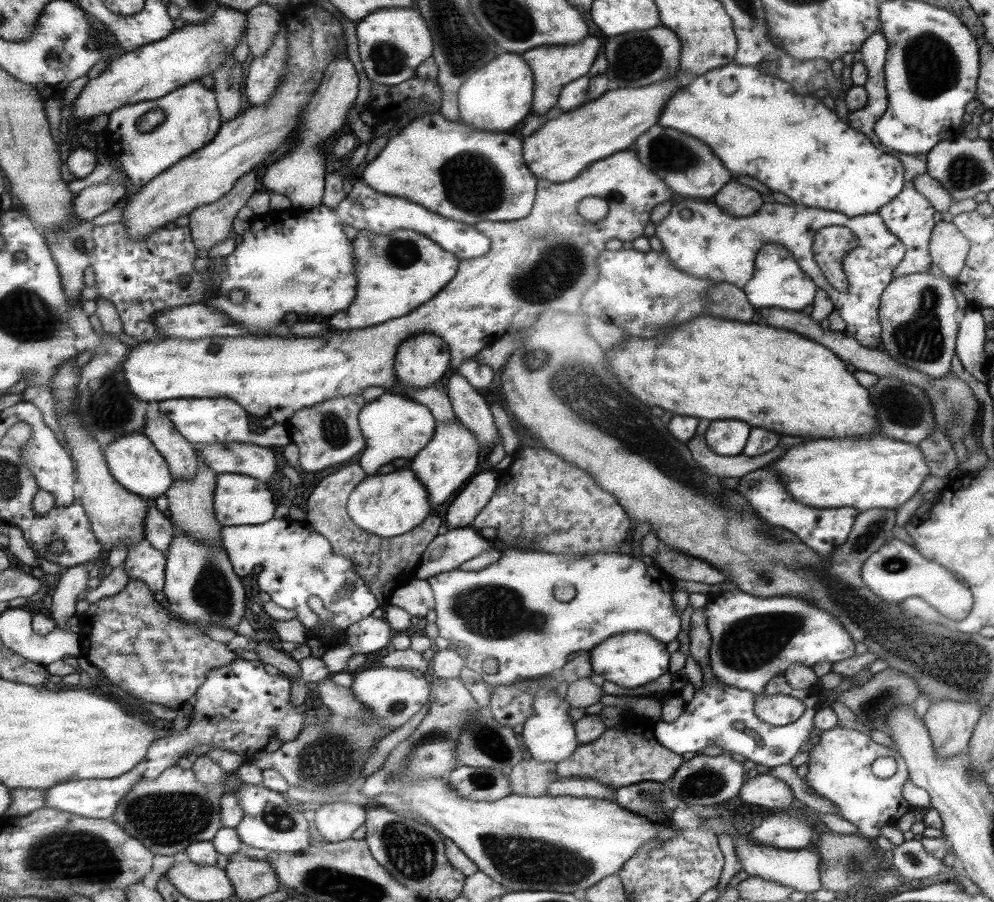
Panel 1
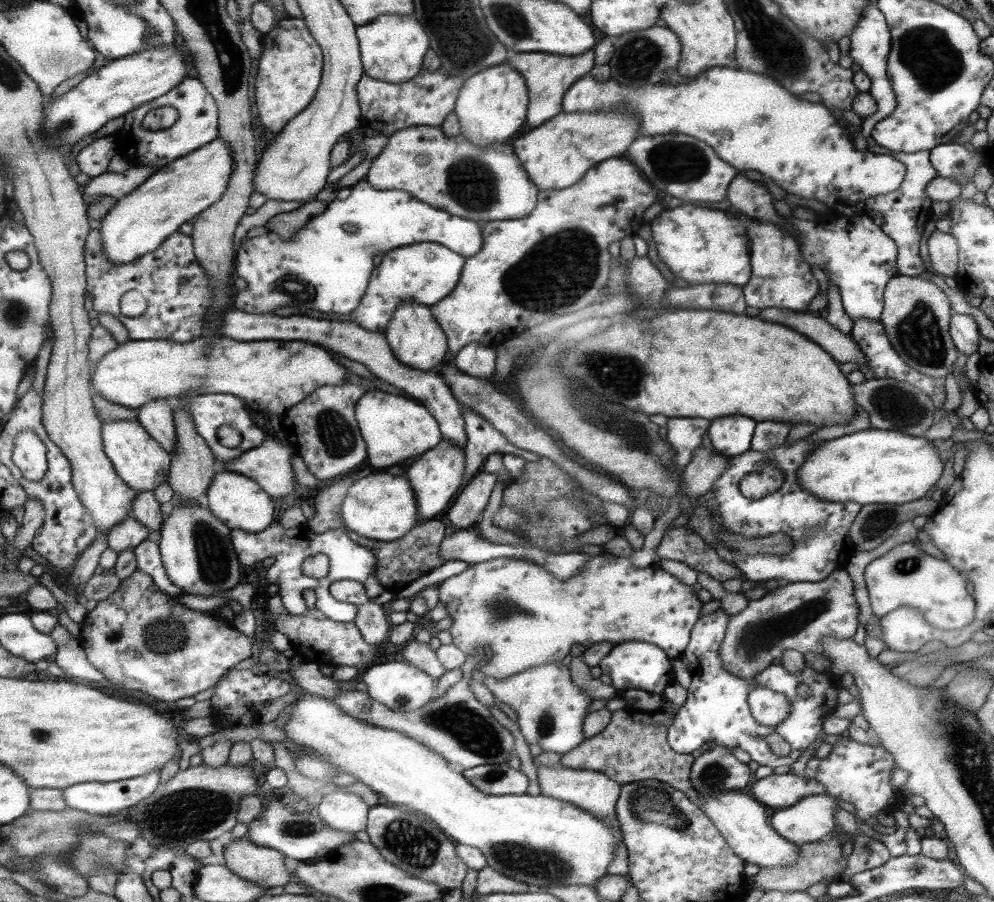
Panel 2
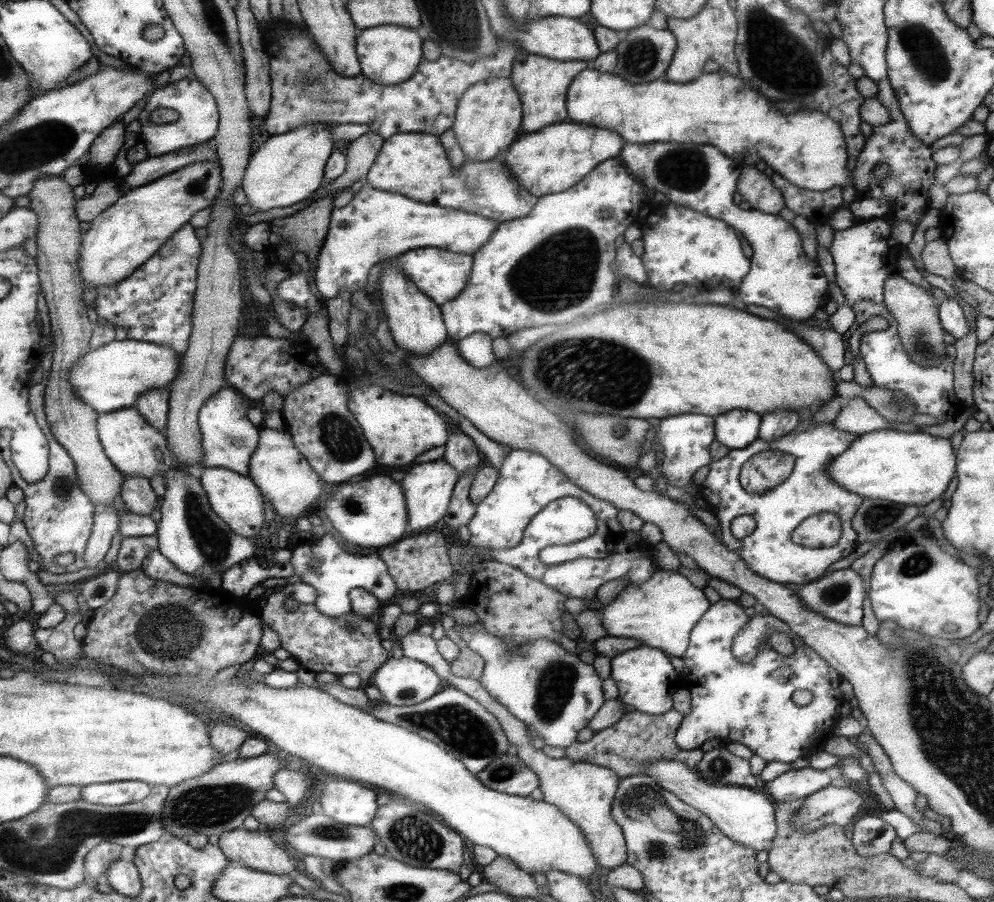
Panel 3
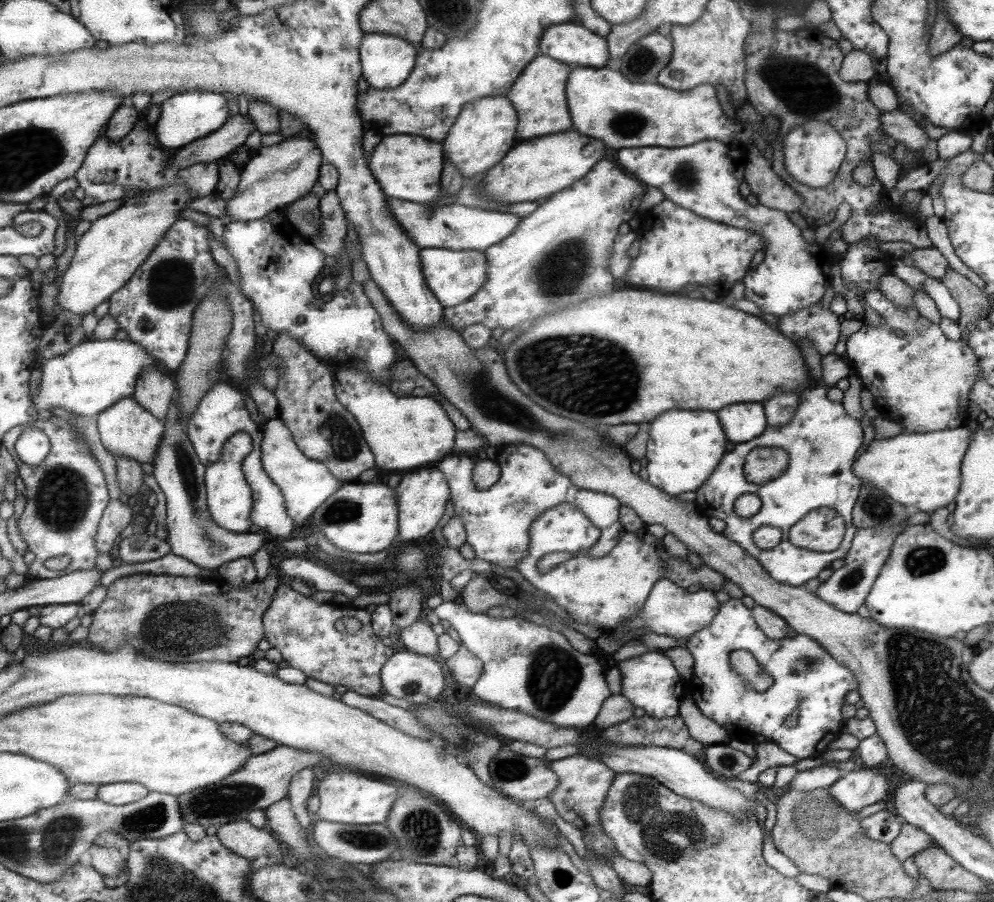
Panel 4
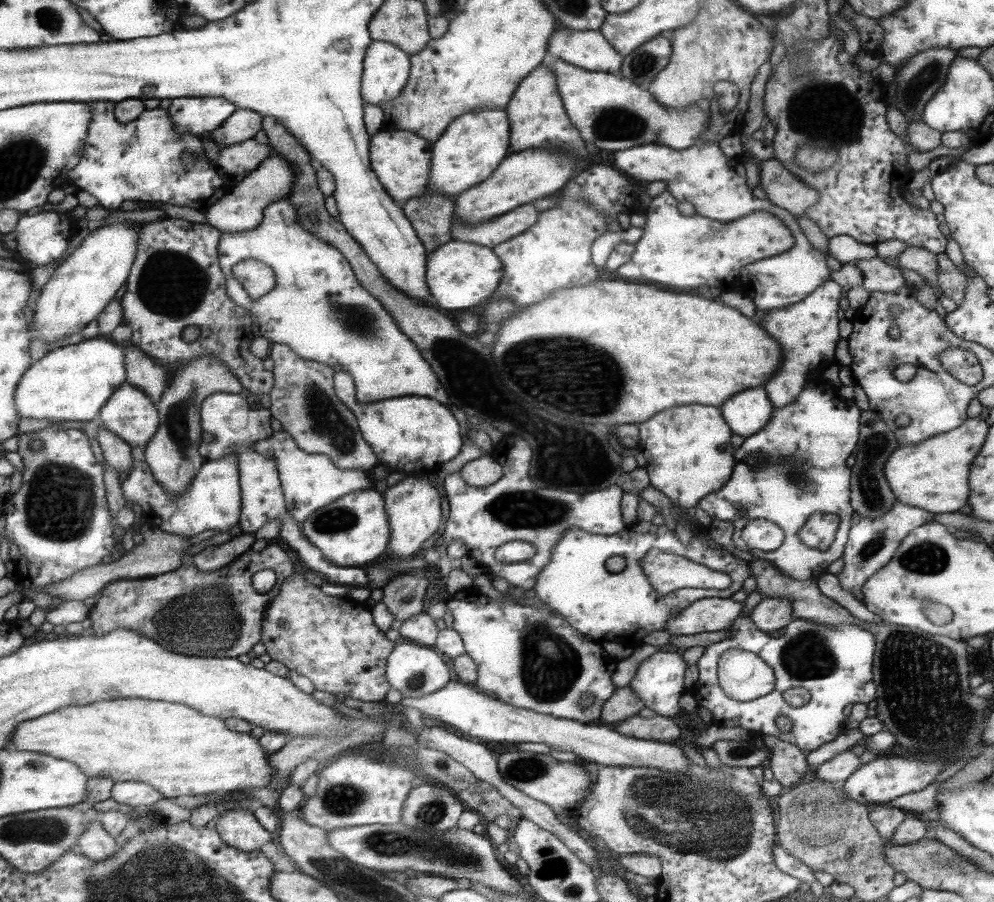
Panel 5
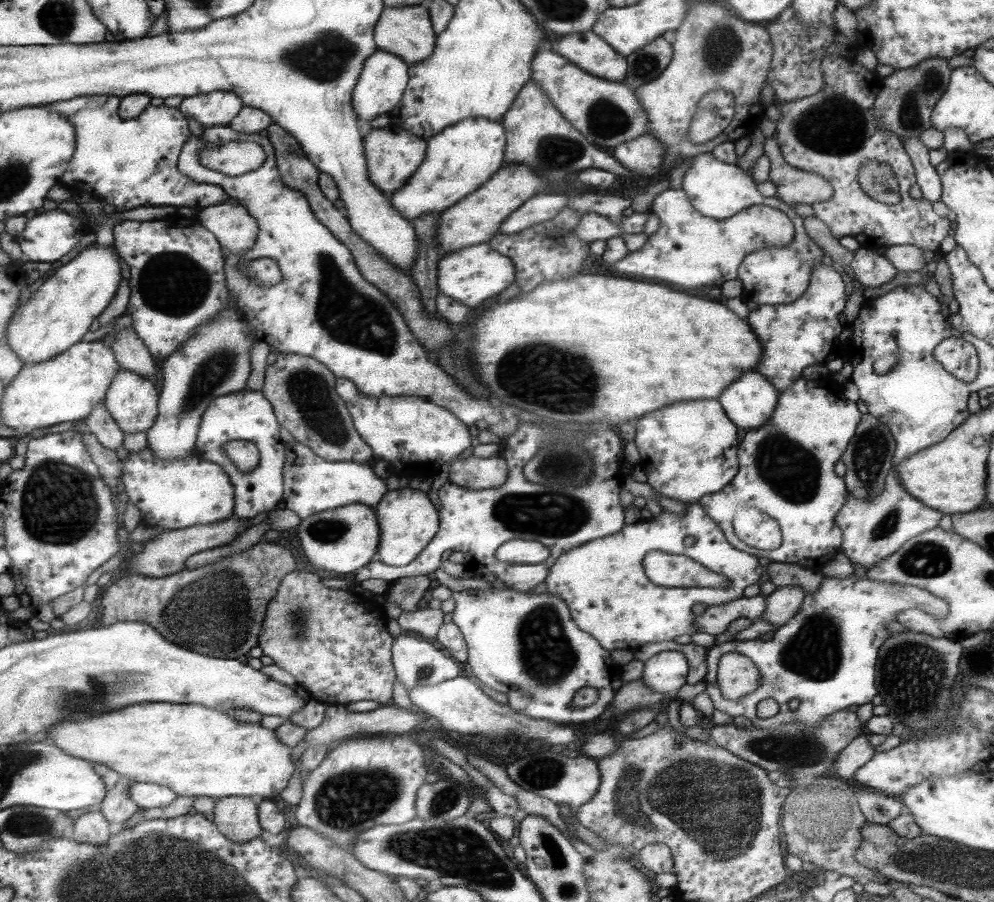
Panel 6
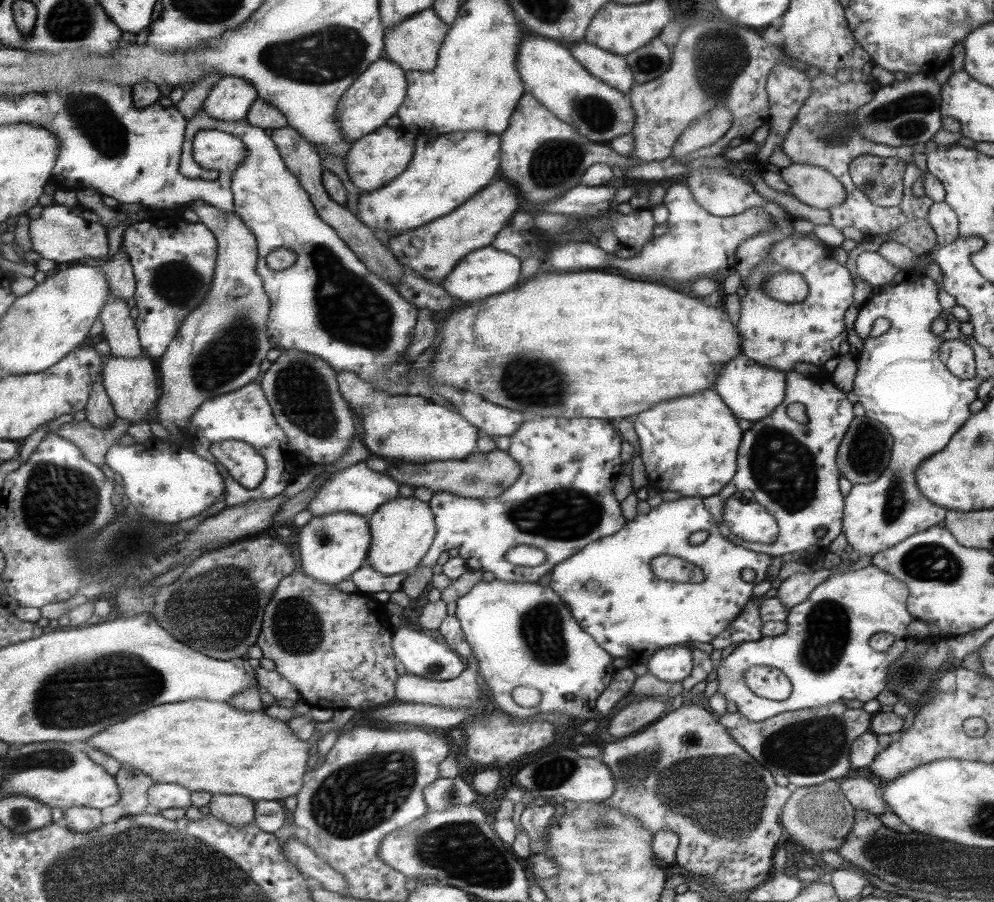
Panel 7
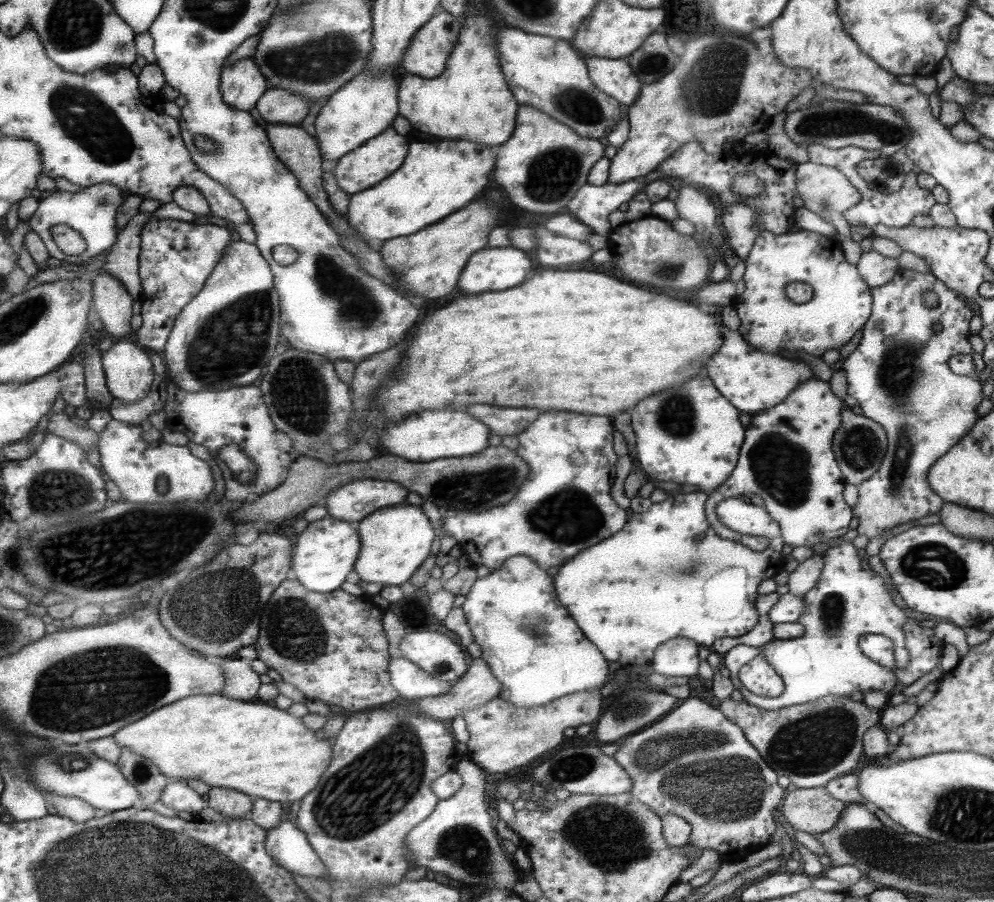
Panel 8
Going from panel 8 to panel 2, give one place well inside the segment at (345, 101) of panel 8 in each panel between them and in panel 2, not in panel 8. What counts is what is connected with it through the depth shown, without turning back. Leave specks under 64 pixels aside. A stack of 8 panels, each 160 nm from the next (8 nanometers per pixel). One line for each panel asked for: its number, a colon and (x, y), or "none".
2: (392, 48)
3: (389, 54)
4: (386, 60)
5: (385, 68)
6: (384, 77)
7: (376, 95)

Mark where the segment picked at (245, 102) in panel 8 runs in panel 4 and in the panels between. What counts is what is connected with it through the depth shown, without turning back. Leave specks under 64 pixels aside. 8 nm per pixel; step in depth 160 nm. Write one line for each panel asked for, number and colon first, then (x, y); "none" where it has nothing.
4: (186, 116)
5: (200, 115)
6: (219, 108)
7: (230, 99)

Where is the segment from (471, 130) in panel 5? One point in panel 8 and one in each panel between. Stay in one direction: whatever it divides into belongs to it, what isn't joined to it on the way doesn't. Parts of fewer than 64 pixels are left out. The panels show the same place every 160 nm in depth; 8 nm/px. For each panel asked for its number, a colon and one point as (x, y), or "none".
6: (464, 156)
7: (438, 181)
8: (436, 182)

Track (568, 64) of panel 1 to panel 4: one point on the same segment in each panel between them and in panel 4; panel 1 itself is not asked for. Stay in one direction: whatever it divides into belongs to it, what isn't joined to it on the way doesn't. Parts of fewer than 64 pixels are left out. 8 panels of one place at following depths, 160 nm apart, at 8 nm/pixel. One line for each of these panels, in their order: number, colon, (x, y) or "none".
2: (547, 76)
3: (542, 82)
4: (538, 94)

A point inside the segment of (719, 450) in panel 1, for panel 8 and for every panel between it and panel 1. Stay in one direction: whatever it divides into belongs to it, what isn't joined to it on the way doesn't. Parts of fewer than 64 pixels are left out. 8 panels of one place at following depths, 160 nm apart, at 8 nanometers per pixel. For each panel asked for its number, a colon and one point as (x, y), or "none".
2: (730, 436)
3: (735, 430)
4: (741, 423)
5: (746, 414)
6: (749, 403)
7: (752, 393)
8: (752, 381)

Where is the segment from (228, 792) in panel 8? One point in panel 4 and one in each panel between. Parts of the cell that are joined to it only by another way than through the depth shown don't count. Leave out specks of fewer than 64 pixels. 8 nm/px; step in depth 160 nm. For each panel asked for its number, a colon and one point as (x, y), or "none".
4: (242, 837)
5: (241, 829)
6: (238, 818)
7: (239, 811)

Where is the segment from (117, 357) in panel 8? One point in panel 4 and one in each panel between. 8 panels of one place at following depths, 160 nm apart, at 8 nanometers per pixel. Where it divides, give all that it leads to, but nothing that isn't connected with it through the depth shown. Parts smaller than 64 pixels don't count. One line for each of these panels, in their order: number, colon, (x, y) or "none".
4: (127, 429)
5: (131, 414)
6: (133, 400)
7: (131, 383)

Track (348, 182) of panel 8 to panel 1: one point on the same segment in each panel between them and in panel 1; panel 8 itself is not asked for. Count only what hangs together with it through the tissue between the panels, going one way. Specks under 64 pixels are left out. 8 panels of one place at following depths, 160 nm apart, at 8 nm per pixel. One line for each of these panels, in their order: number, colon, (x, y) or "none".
1: (490, 181)
2: (486, 184)
3: (414, 163)
4: (409, 168)
5: (400, 160)
6: (391, 157)
7: (373, 161)

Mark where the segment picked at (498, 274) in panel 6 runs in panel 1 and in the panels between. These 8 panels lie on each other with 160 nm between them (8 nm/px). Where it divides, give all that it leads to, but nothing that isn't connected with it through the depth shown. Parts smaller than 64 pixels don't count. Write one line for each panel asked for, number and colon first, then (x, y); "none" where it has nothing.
1: (397, 271)
2: (425, 272)
3: (440, 274)
4: (453, 276)
5: (459, 274)

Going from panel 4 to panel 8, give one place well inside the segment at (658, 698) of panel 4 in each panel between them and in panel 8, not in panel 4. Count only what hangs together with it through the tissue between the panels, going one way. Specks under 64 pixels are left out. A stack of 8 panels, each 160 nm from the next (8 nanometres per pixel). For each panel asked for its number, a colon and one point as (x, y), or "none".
5: (658, 681)
6: (664, 673)
7: (671, 664)
8: (677, 657)

